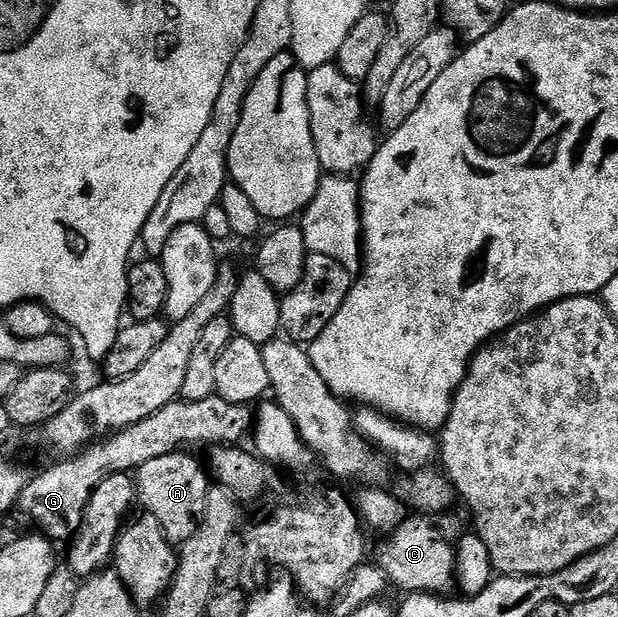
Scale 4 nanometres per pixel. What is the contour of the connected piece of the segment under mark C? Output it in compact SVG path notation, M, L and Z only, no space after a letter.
M409 514L393 532L381 539L374 563L384 572L389 585L401 588L401 593L431 592L434 596L444 596L456 583L456 549L453 541L448 541L424 514Z

